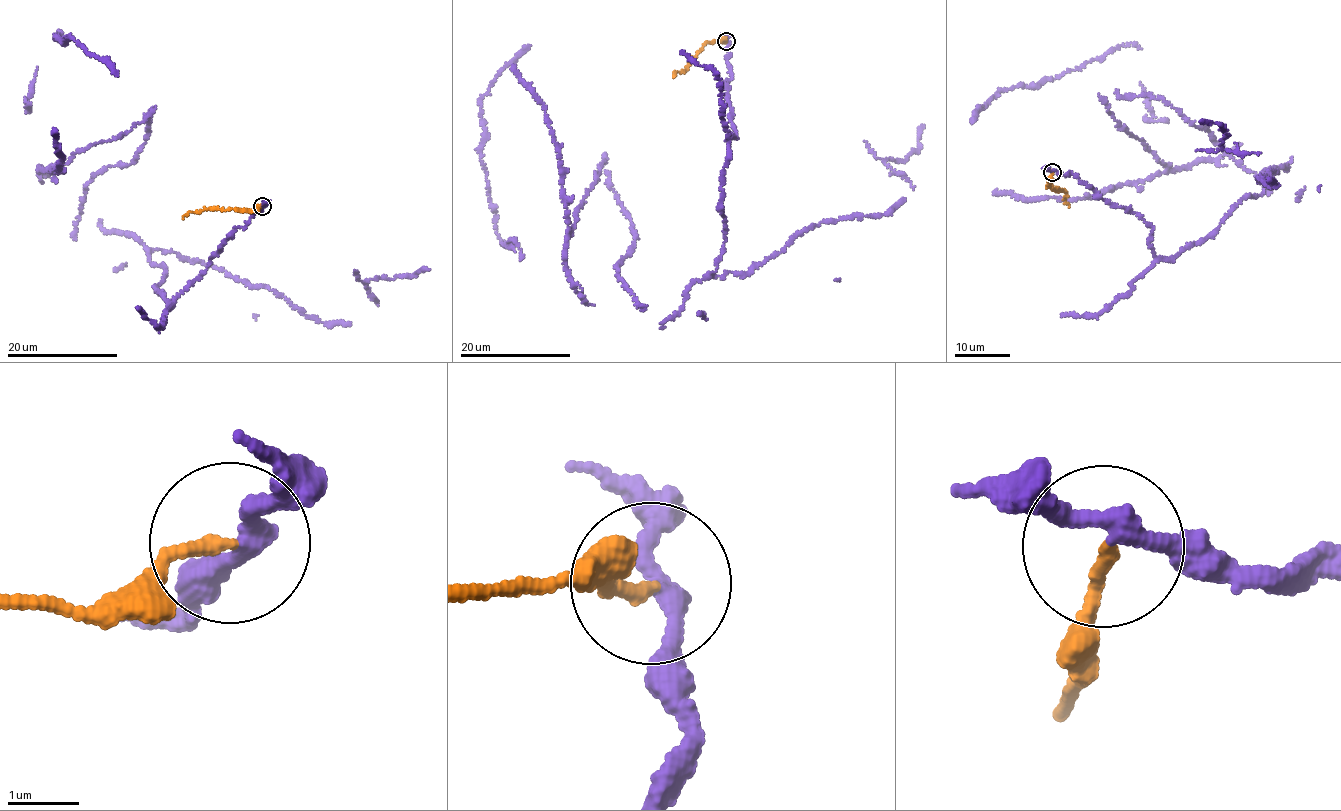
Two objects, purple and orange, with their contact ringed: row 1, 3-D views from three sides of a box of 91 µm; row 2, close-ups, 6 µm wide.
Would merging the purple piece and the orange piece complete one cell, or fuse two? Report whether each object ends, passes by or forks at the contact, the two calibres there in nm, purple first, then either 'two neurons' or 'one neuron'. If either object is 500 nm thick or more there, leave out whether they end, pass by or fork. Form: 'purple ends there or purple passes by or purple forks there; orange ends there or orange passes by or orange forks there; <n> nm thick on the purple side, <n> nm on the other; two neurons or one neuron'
purple passes by; orange ends there; 240 nm thick on the purple side, 180 nm on the other; two neurons

